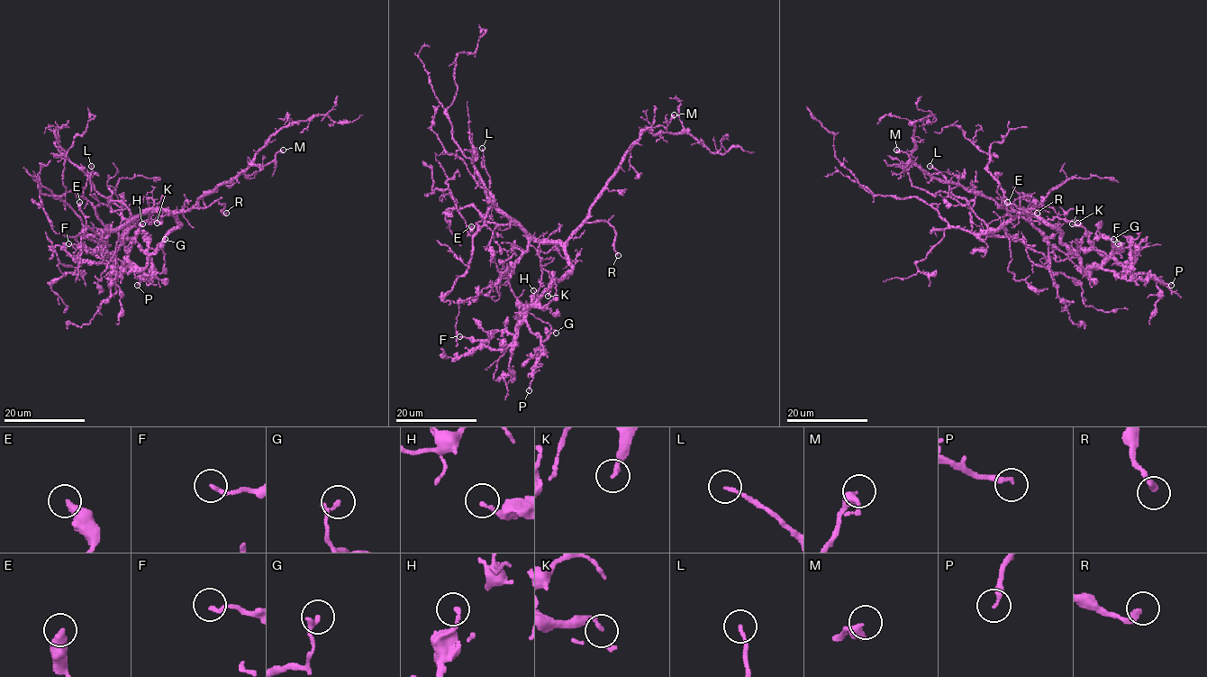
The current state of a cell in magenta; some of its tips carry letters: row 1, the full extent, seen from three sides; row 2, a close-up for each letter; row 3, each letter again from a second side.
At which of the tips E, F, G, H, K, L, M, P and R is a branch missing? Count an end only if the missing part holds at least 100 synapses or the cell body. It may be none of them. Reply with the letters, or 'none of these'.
R

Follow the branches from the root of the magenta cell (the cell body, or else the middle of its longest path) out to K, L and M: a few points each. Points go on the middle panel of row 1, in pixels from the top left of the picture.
K: (533, 241), (539, 245), (539, 262), (552, 280), (548, 296)
L: (533, 241), (487, 195), (490, 177), (482, 168), (482, 148)
M: (533, 241), (565, 242), (586, 217), (624, 152), (647, 129), (660, 126), (666, 128), (674, 114)

